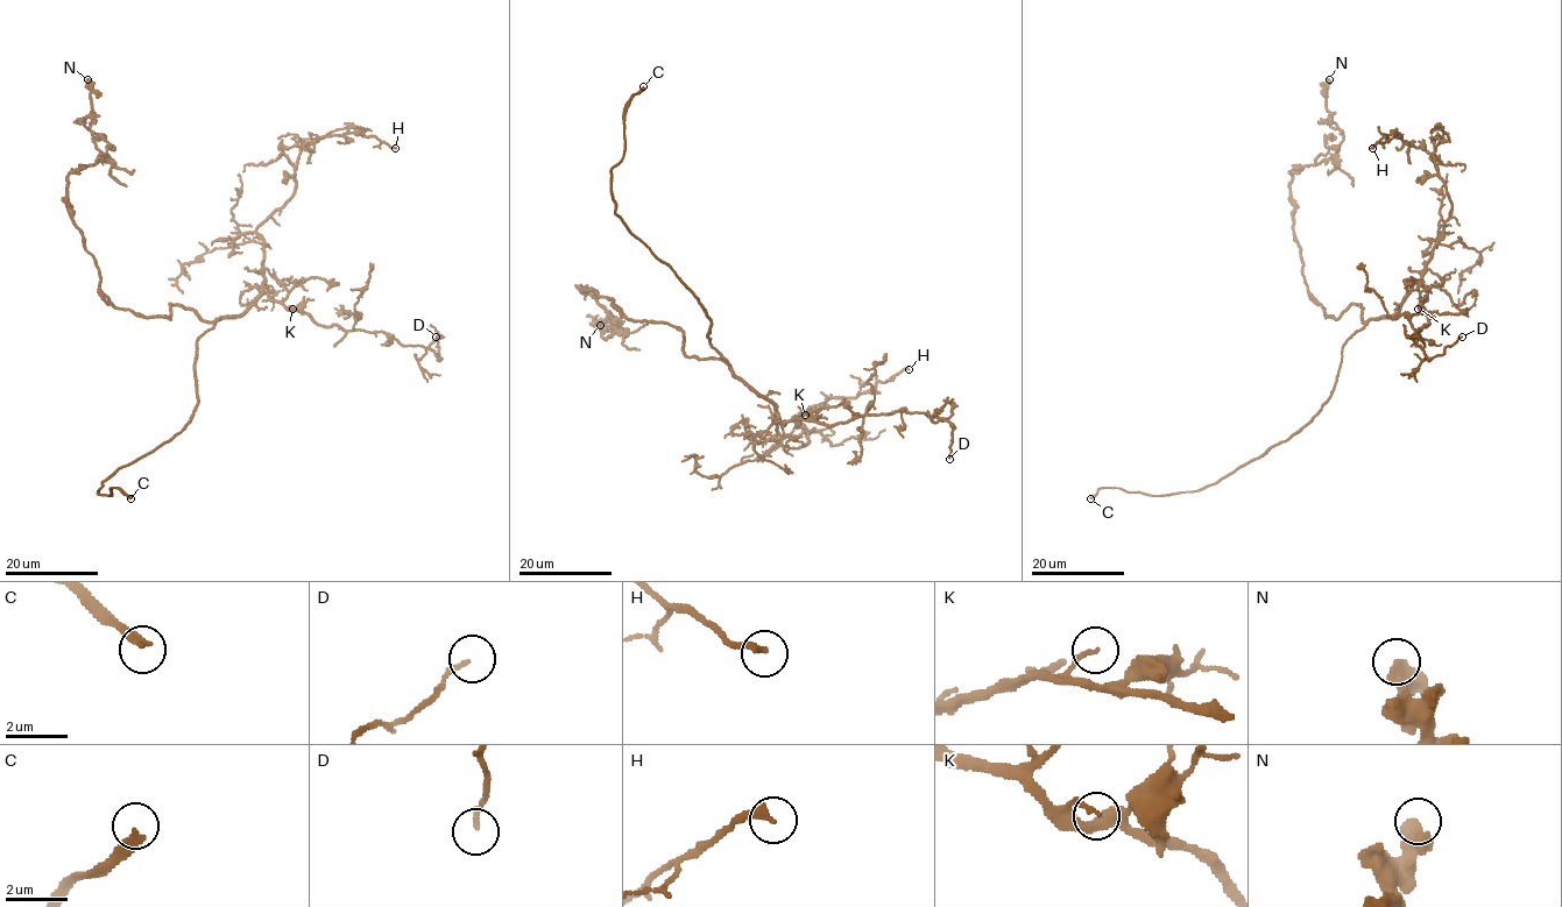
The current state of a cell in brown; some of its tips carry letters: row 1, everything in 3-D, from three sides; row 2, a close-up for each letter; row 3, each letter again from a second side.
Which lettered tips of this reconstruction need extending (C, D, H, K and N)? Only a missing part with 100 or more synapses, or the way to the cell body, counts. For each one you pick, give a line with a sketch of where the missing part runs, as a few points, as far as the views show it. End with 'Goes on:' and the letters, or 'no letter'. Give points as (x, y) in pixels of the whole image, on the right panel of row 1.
C: missing branch runs (1090, 498), (1073, 504), (1055, 504), (1050, 500), (1037, 503)
Goes on: C

